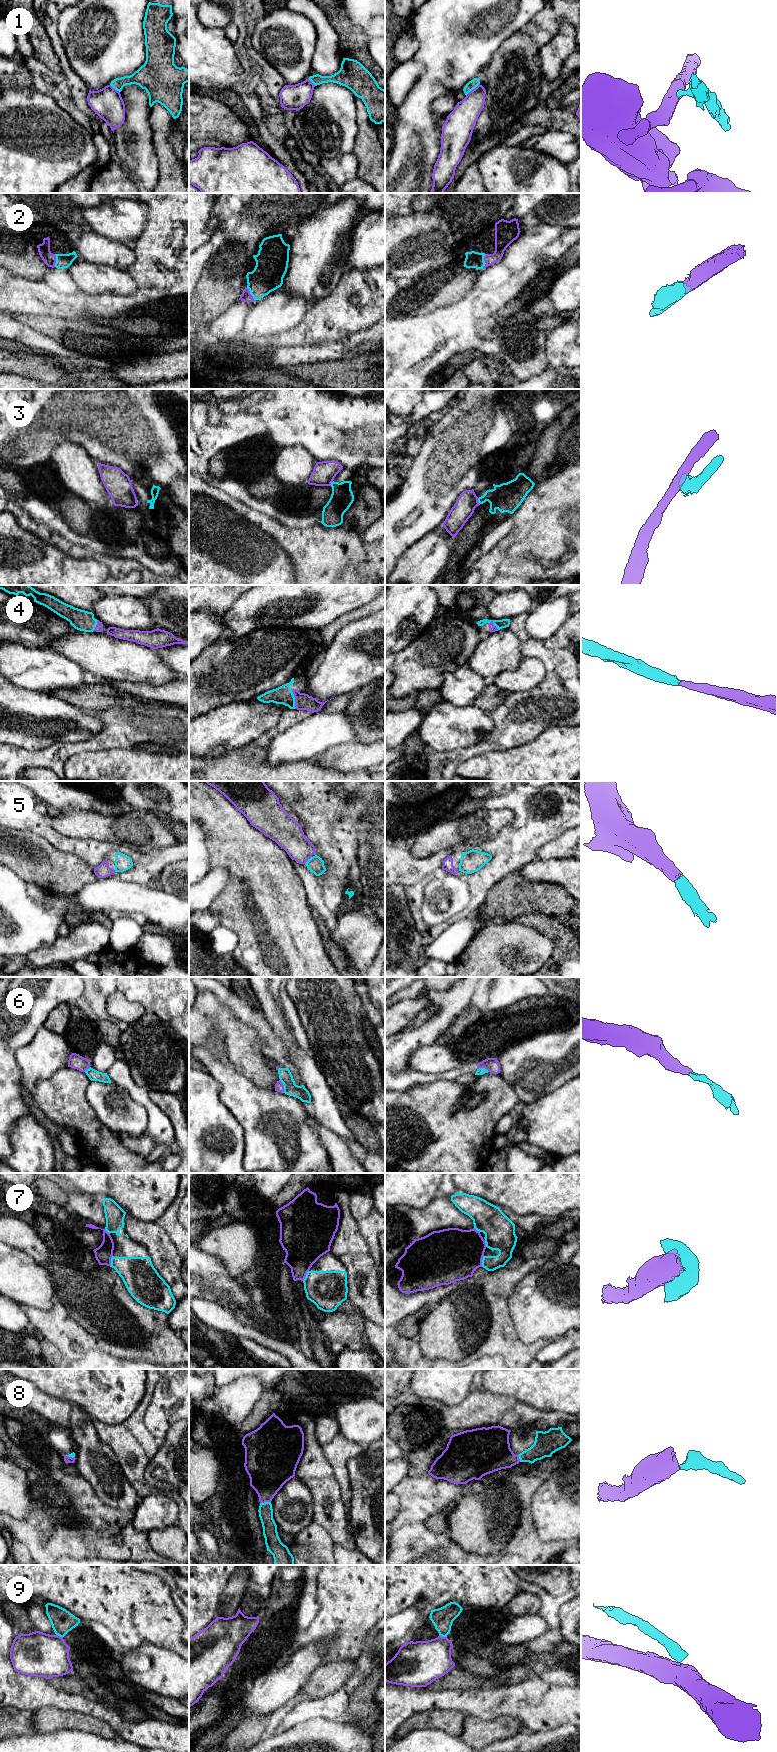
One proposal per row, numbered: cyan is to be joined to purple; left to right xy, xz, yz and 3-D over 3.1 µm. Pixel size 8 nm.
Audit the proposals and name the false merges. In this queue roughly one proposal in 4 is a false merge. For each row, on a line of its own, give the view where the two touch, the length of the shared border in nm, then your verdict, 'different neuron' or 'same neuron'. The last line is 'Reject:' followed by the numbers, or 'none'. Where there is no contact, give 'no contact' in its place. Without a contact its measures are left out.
1: yz | 150 nm | different neuron
2: yz | 120 nm | same neuron
3: yz | 50 nm | different neuron
4: xz | 160 nm | same neuron
5: xz | 90 nm | same neuron
6: xz | 110 nm | same neuron
7: yz | 100 nm | different neuron
8: xz | 90 nm | same neuron
9: yz | 70 nm | different neuron
Reject: 1, 3, 7, 9

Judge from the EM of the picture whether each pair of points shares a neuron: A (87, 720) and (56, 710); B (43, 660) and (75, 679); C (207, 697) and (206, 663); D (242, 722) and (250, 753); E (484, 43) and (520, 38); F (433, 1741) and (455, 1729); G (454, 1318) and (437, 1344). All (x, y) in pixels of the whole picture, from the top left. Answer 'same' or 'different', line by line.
A: same
B: same
C: same
D: different
E: different
F: different
G: same

